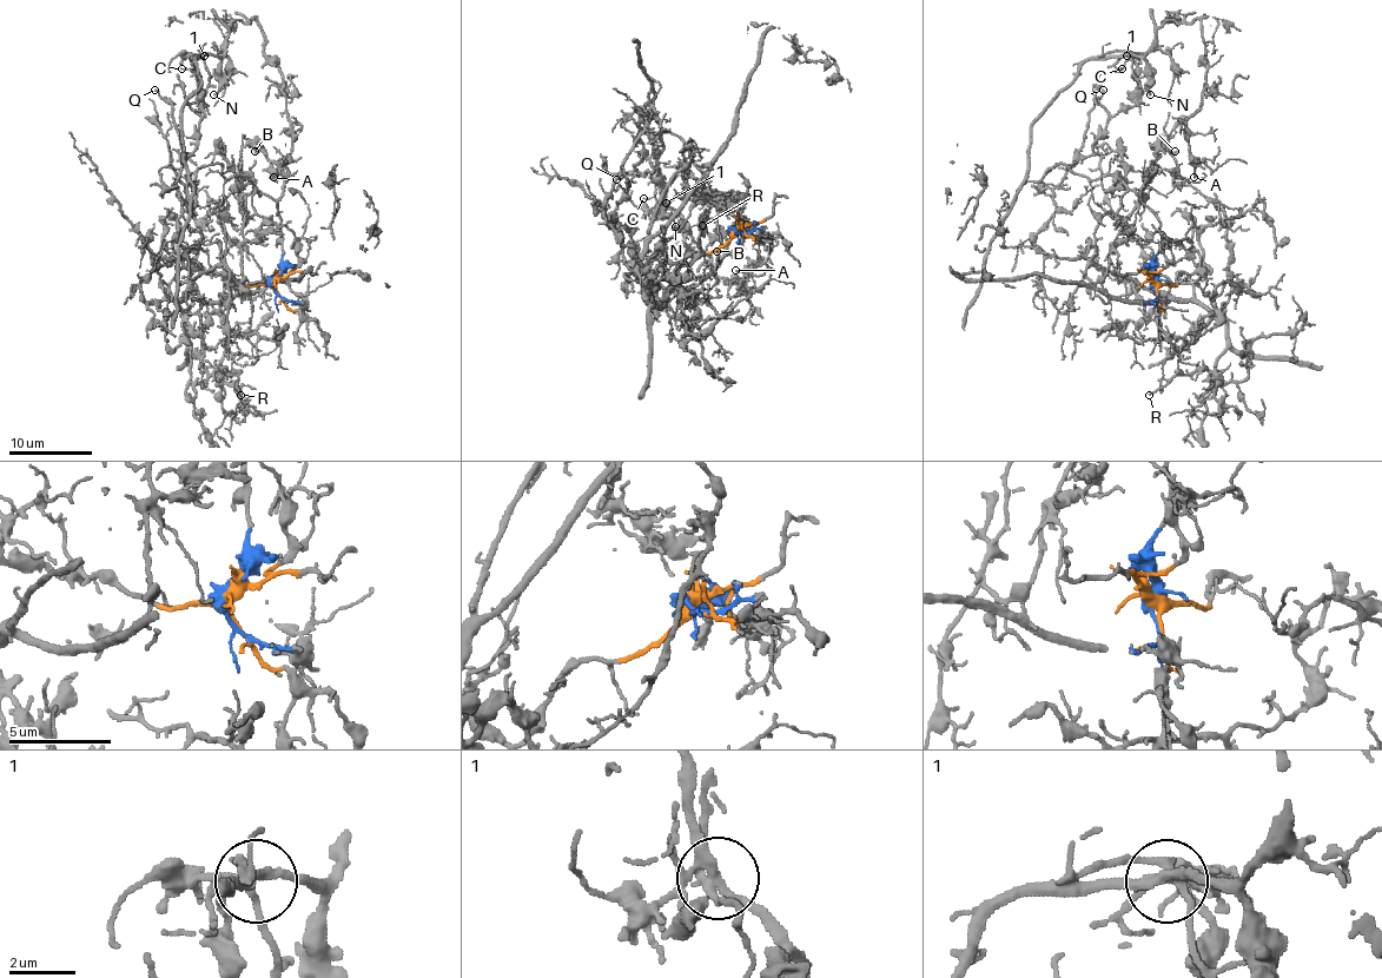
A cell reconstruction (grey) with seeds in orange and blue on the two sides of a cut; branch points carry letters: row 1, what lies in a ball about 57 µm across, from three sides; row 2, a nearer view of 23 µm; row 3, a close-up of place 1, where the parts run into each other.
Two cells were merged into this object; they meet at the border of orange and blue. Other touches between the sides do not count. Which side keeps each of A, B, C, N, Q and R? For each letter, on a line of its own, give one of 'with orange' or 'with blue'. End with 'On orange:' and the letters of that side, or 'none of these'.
A: with blue
B: with blue
C: with blue
N: with blue
Q: with orange
R: with orange
On orange: Q, R

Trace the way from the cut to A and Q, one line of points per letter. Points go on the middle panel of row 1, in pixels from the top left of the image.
A: (736, 230), (643, 107), (662, 145), (660, 196), (715, 275), (740, 283), (753, 263), (736, 271)
Q: (736, 231), (693, 252), (662, 288), (630, 271), (602, 209), (646, 124), (641, 111), (643, 157), (616, 179)

